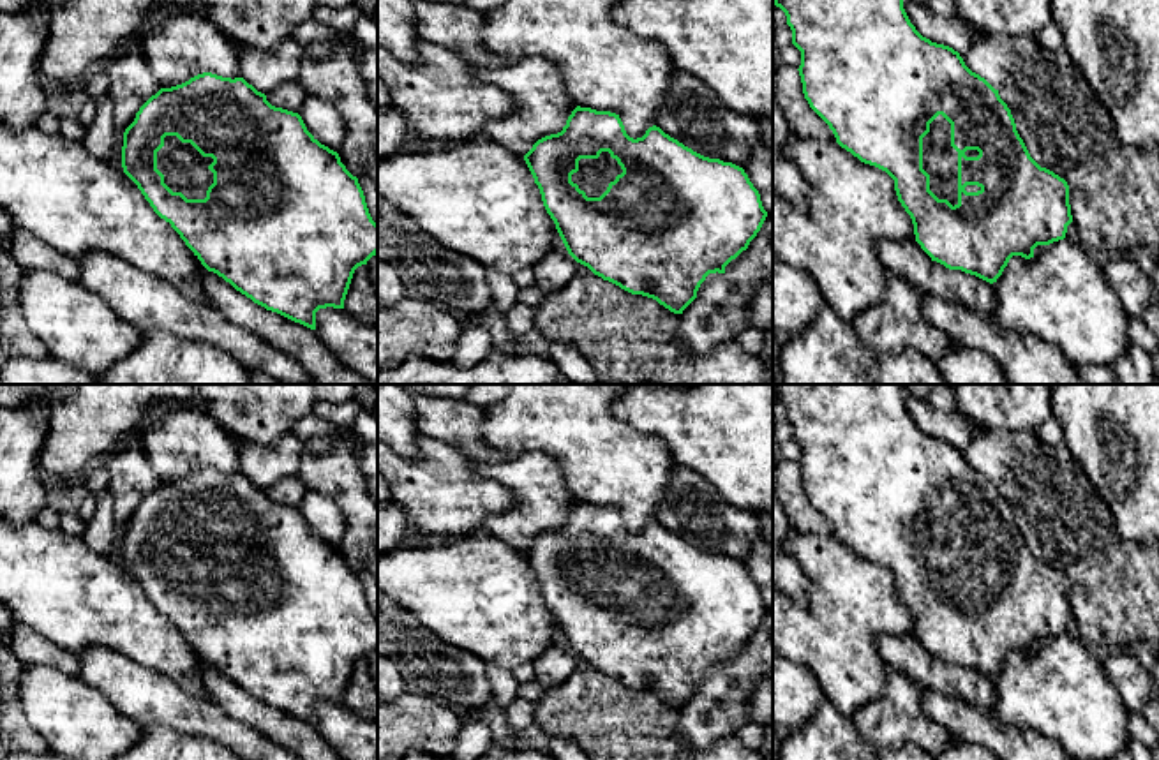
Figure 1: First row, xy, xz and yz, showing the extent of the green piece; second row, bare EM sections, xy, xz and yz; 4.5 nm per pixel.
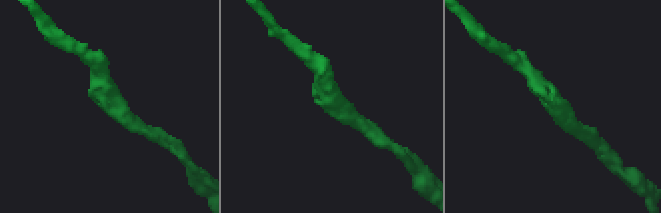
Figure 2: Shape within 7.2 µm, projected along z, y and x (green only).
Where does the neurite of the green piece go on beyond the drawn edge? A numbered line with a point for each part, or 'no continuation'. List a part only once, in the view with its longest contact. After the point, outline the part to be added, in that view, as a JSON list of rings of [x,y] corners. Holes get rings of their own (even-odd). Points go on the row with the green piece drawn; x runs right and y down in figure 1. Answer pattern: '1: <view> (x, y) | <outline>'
1: yz (939, 159) | [[[938,115],[923,138],[923,169],[938,199],[958,205],[958,152],[951,146],[951,123]]]

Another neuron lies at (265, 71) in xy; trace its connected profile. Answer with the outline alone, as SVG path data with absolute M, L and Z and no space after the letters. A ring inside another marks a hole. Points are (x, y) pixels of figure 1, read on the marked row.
M293 37L284 39L272 51L238 48L242 78L258 92L266 95L284 83L300 81L303 46Z

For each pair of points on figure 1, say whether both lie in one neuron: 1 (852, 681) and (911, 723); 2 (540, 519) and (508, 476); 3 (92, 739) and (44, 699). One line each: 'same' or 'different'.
1: different
2: same
3: same

